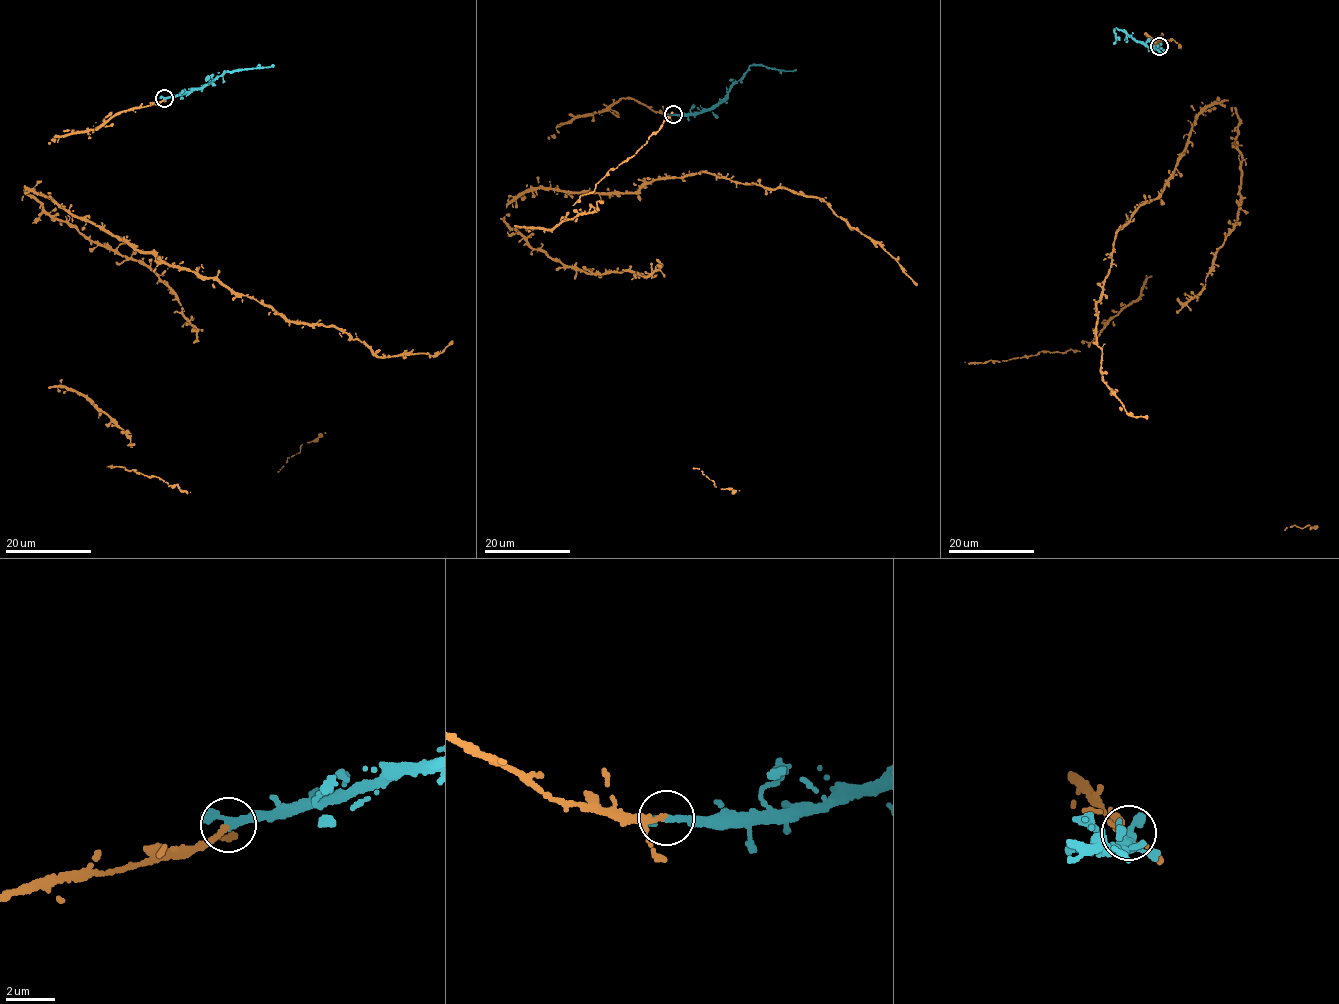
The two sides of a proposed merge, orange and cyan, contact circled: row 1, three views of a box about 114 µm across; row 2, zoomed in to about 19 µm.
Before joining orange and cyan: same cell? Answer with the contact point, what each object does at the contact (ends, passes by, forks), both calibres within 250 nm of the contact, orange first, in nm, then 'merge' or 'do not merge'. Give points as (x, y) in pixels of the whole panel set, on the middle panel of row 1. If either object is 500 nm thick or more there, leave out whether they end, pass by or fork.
(673, 114) | orange passes by | cyan ends | 160/400 nm | merge

